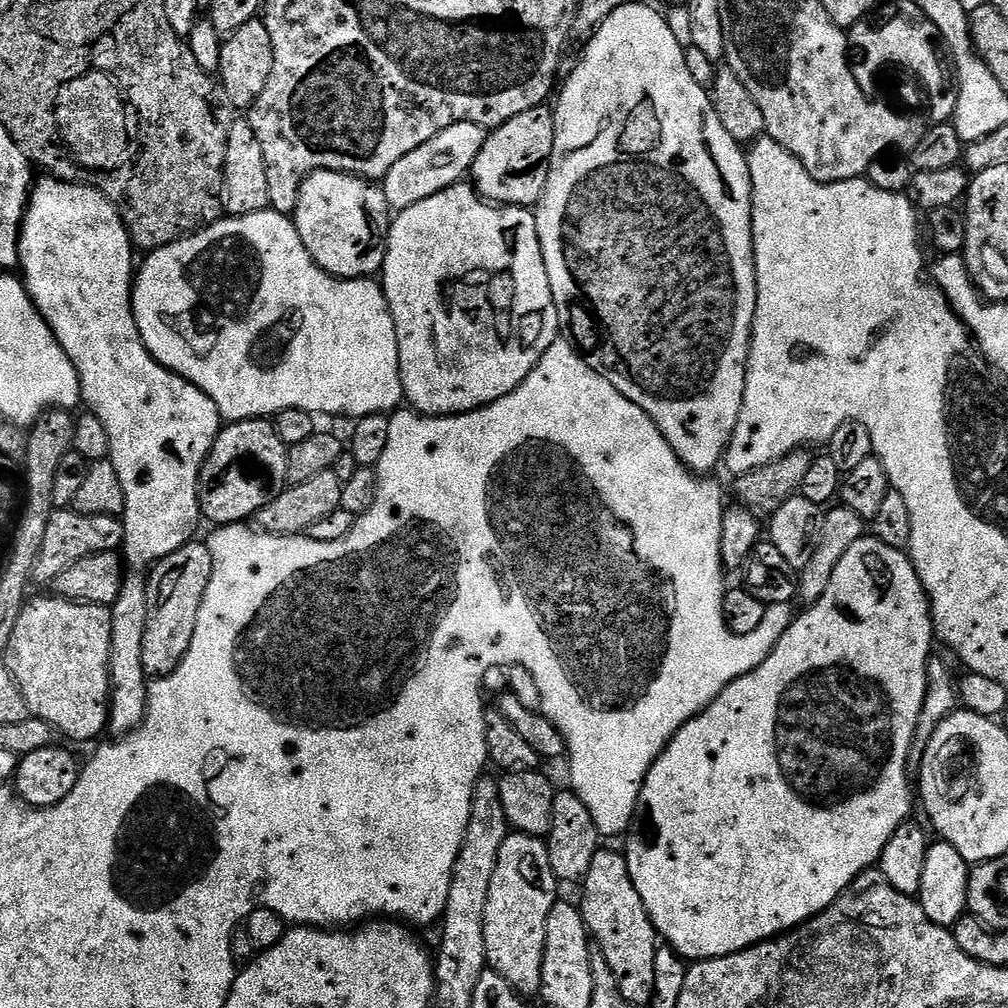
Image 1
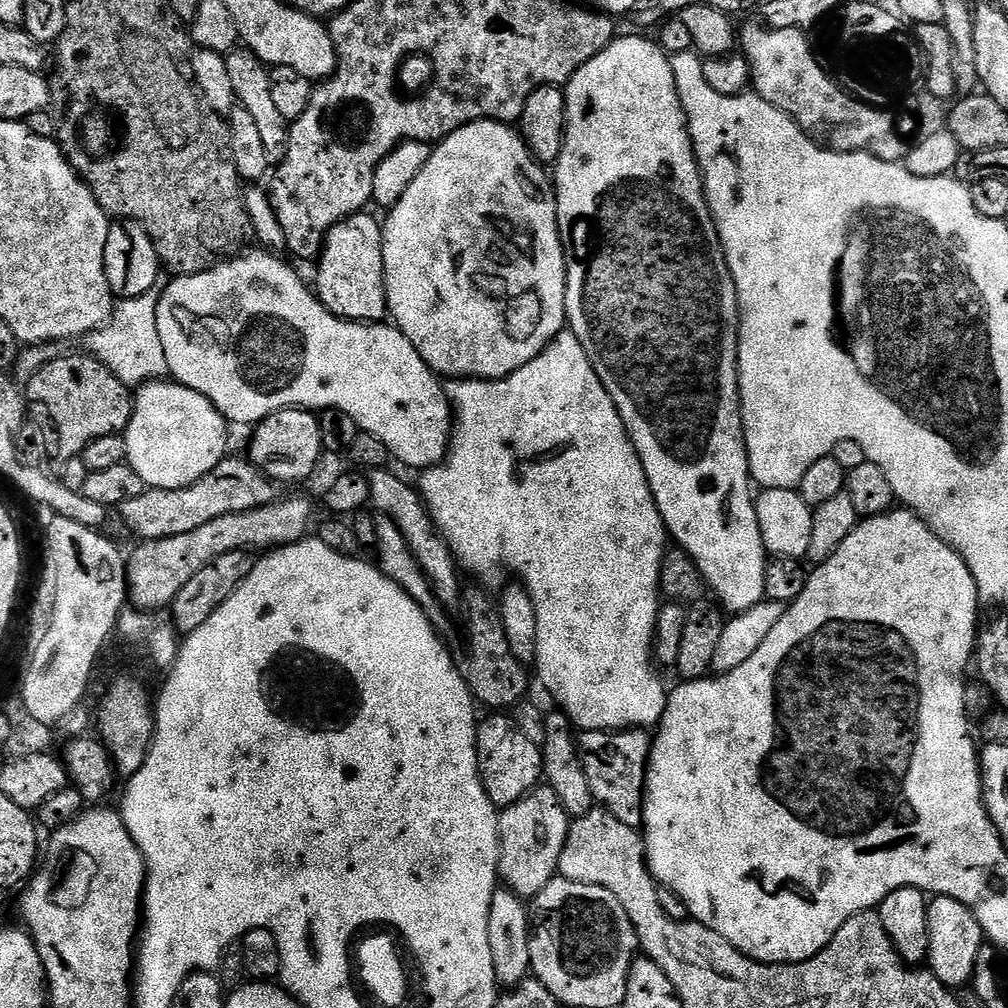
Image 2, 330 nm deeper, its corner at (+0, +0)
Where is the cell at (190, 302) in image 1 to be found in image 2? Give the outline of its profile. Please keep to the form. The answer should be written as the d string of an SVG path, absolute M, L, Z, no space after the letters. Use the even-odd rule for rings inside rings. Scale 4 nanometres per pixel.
M257 250L258 252L248 252L245 251L243 254L237 255L235 258L229 259L227 262L221 262L215 264L213 268L208 268L204 272L199 272L193 276L177 276L175 278L169 279L168 285L163 285L160 302L156 305L156 317L158 318L158 338L162 342L162 350L166 354L166 362L168 363L168 370L171 379L175 383L186 386L190 390L194 390L198 394L202 394L208 401L214 405L216 409L224 415L225 420L231 422L233 425L236 424L249 424L249 426L255 426L260 423L260 421L265 420L270 414L275 412L281 412L284 408L302 408L305 410L323 410L326 408L337 408L342 410L346 414L350 414L350 418L354 418L354 422L360 427L361 432L369 432L374 438L378 438L378 442L382 442L382 446L386 446L389 457L393 461L401 460L408 468L416 468L415 470L423 470L426 468L435 468L437 464L443 461L444 457L448 455L448 441L452 439L452 406L448 399L448 395L444 393L443 383L438 379L435 372L431 368L426 366L426 362L422 362L422 358L418 354L418 350L414 350L414 346L410 346L410 342L405 336L400 332L400 329L393 326L388 322L377 322L375 324L355 324L352 320L343 320L338 318L334 314L330 314L326 310L326 306L321 302L320 297L316 295L315 291L311 287L308 288L306 285L300 281L300 276L287 264L284 260L279 260L280 256L273 254L271 251L267 250ZM248 252L248 253L247 253ZM245 255L245 256L244 256ZM276 288L288 288L288 292L280 293ZM236 423L236 424L235 424Z

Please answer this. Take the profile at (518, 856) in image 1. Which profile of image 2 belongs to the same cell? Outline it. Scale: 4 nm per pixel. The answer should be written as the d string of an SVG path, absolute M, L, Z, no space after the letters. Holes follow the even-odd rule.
M538 786L500 812L500 871L503 887L521 898L536 896L558 875L570 817L553 788Z

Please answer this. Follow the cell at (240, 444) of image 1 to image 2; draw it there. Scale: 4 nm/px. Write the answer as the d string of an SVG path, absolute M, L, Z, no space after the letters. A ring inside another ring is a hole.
M284 408L275 412L255 425L252 441L248 444L247 459L264 473L269 480L284 484L296 484L299 480L308 480L316 463L322 457L318 416L315 411L302 408Z

